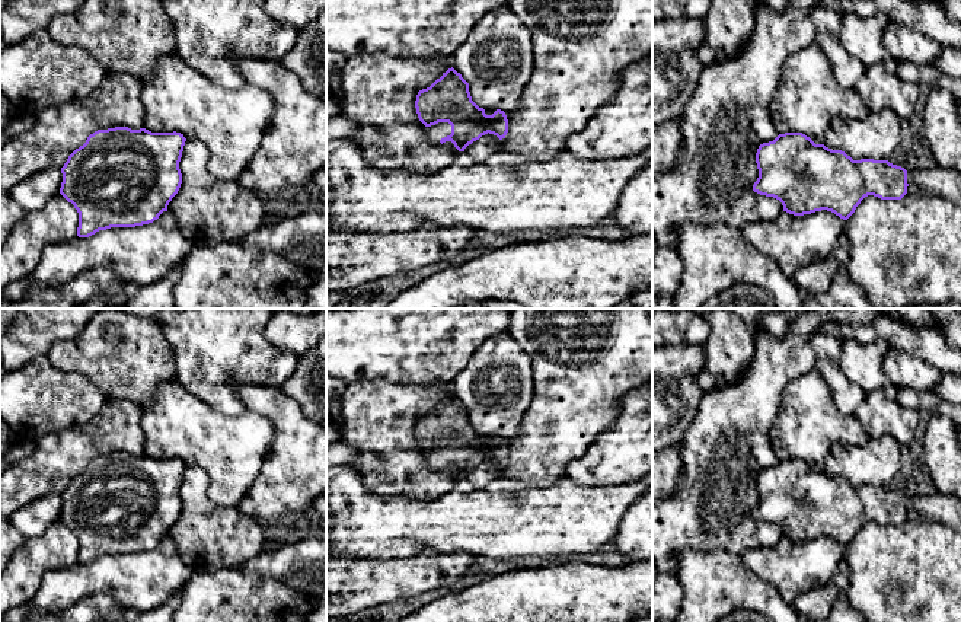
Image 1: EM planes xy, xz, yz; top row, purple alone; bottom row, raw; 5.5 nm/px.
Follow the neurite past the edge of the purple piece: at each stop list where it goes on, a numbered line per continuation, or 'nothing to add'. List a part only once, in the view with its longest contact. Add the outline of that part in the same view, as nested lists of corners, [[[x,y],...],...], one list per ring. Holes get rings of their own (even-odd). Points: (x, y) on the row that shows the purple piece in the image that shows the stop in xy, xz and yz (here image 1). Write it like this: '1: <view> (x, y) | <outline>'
1: xz (436, 133) | [[[438,122],[428,127],[428,140],[432,144],[441,144],[440,140],[451,134],[451,125],[448,122]]]

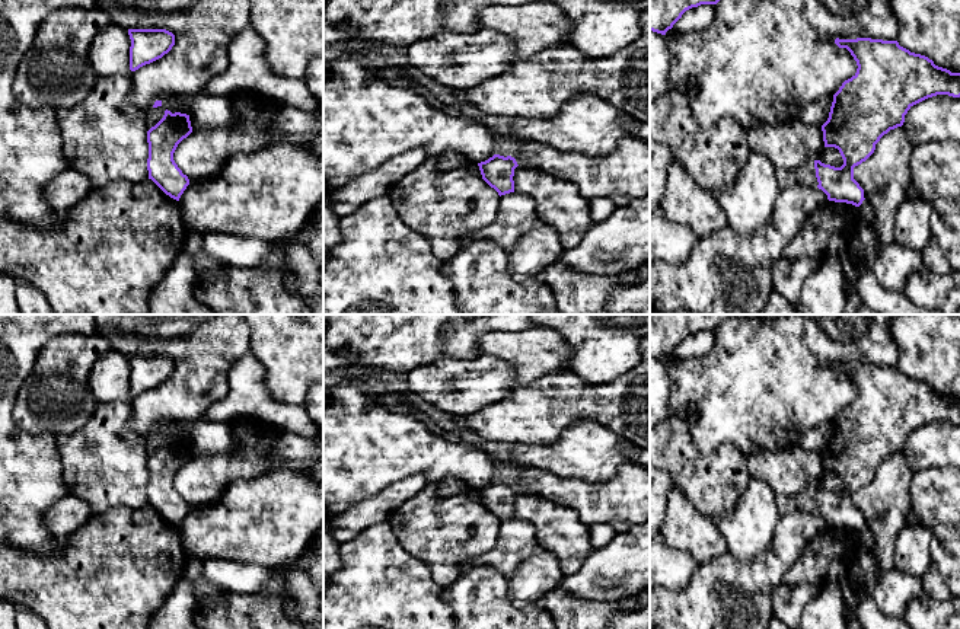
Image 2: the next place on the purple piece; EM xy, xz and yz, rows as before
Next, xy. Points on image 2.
nothing to add

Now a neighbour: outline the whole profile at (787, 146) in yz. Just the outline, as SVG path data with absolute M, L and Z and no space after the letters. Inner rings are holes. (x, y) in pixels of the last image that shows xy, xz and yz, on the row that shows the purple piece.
M798 118L787 124L755 125L747 132L750 151L765 154L776 169L794 170L813 157L825 147L822 125L804 124Z

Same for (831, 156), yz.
M823 147L813 160L820 160L825 165L830 165L835 167L841 167L843 165L843 159L838 149L835 147Z

